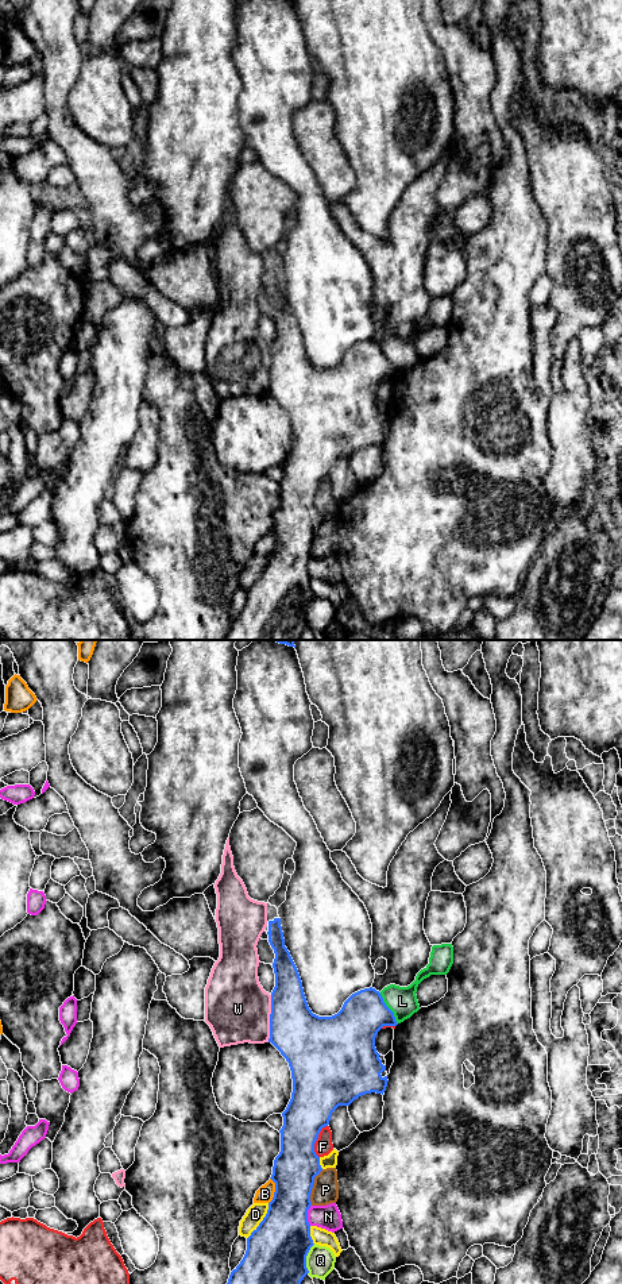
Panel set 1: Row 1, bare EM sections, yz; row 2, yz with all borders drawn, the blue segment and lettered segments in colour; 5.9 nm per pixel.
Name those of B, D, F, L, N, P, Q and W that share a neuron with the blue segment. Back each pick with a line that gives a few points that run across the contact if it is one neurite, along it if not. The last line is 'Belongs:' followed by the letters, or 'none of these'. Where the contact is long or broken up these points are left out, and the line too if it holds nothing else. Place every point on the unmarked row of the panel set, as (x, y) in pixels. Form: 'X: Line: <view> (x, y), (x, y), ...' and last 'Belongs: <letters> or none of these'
Belongs: none of these

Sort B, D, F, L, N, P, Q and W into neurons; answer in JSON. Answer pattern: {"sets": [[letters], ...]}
{"sets": [["B"], ["D"], ["F"], ["L"], ["N"], ["P"], ["Q"], ["W"]]}

